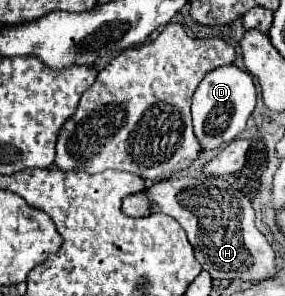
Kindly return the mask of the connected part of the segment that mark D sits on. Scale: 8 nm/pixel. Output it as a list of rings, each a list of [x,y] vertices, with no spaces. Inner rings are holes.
[[[233,63],[209,71],[199,83],[193,95],[193,107],[191,107],[193,127],[197,133],[197,139],[201,141],[201,147],[217,149],[237,139],[237,135],[245,129],[245,123],[253,113],[255,99],[257,99],[257,89],[255,89],[253,77],[247,71],[241,71]]]

